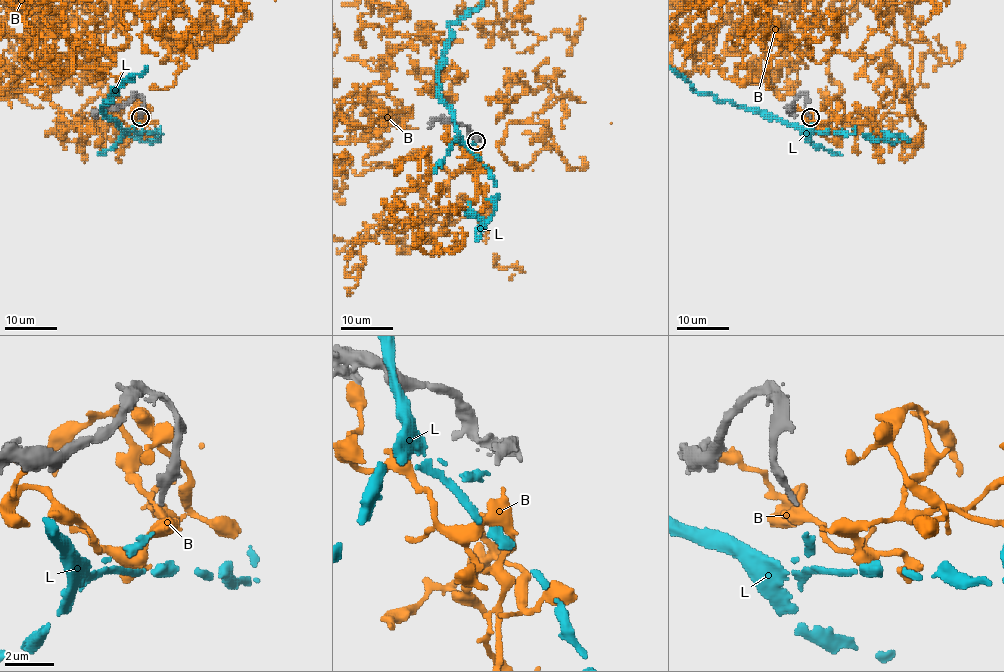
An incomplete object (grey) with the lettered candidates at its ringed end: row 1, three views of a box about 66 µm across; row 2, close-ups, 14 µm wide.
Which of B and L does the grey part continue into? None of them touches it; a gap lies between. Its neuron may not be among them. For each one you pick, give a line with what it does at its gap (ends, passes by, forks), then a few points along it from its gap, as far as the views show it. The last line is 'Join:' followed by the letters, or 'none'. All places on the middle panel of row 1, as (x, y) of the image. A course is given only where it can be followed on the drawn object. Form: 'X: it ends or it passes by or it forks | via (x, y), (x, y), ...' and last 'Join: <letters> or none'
L: it ends | via (474, 143), (461, 139), (439, 96), (439, 65), (449, 23), (474, 10)
Join: L

